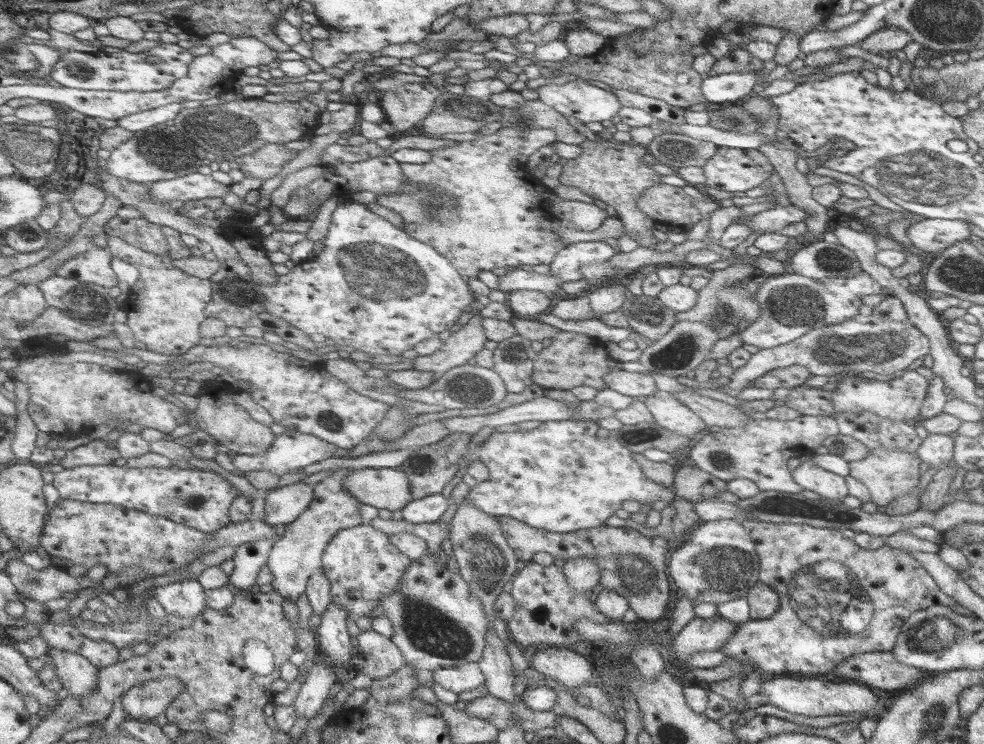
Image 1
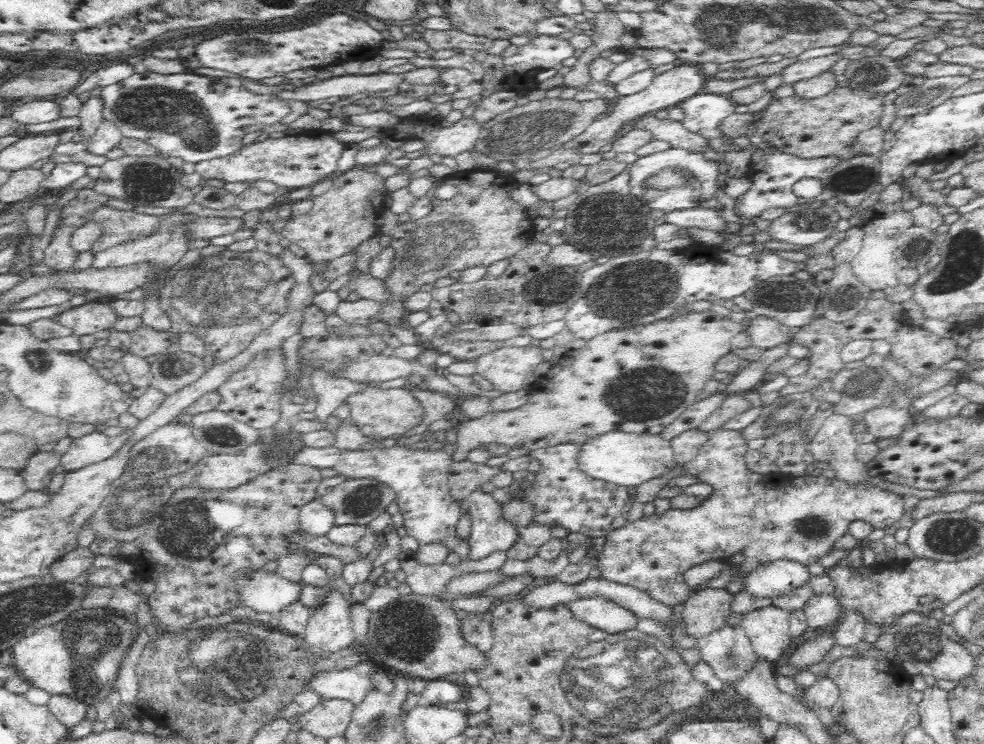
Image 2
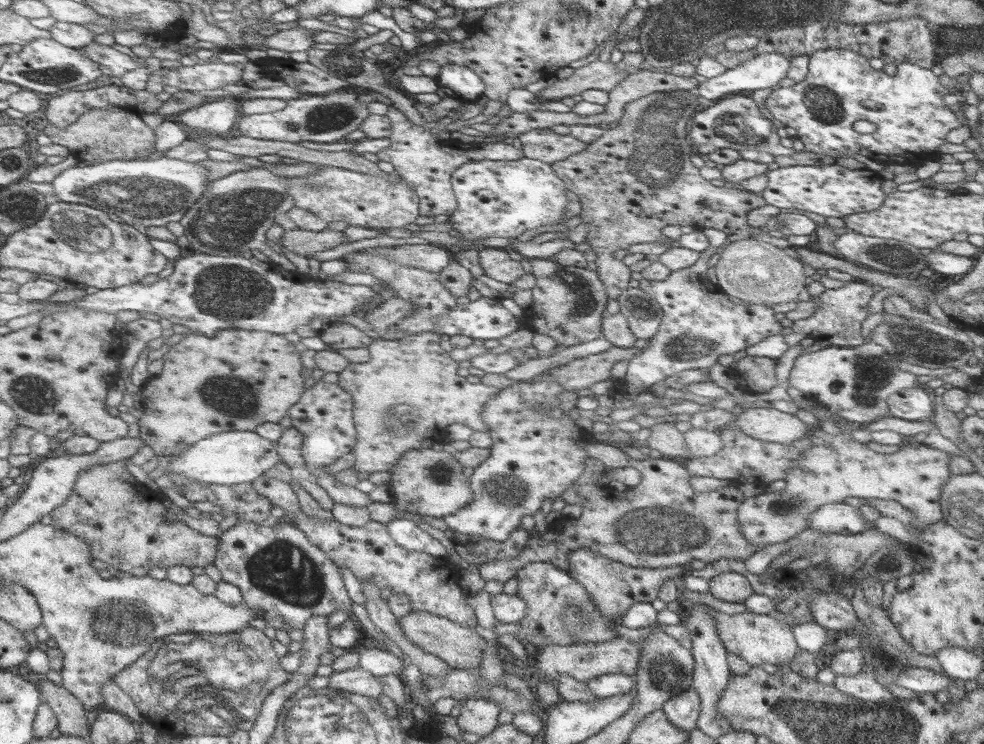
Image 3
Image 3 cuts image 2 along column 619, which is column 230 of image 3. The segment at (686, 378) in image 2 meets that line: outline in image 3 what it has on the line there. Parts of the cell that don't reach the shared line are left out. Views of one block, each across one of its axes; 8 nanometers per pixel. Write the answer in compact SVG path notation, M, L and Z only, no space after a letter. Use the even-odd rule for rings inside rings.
M226 330L226 332L218 331L214 336L208 337L202 334L184 332L188 334L178 344L170 347L169 351L163 356L162 373L158 376L152 376L142 387L142 397L144 404L144 413L139 419L139 436L143 442L150 446L158 457L170 457L180 454L182 450L192 445L198 440L205 439L208 435L226 431L252 431L256 430L258 425L264 423L279 423L286 414L289 414L289 408L298 403L301 396L304 395L304 378L302 378L302 364L300 364L300 354L294 350L291 342L282 335L276 335L263 331L248 330Z

